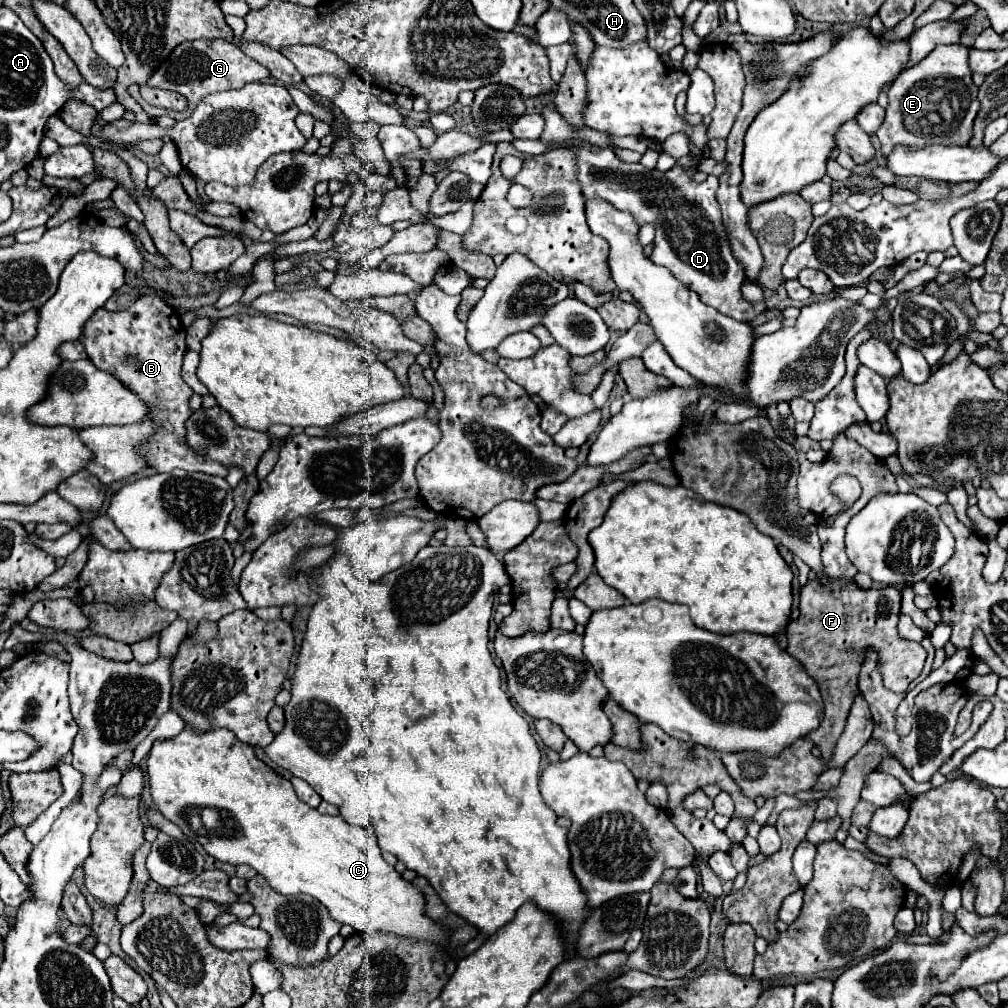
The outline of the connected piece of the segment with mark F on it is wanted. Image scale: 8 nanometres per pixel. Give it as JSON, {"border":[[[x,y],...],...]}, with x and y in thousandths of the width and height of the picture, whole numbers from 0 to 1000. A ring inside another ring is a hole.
{"border":[[[821,572],[817,578],[813,574],[808,574],[796,582],[794,612],[782,620],[780,632],[782,632],[782,648],[798,660],[798,664],[802,666],[802,670],[806,670],[806,674],[810,674],[817,689],[817,713],[810,725],[800,729],[800,733],[806,733],[808,739],[813,741],[817,757],[821,757],[821,753],[825,751],[829,733],[837,725],[843,701],[851,689],[851,668],[853,660],[859,654],[859,644],[867,644],[871,648],[873,670],[877,674],[879,684],[885,684],[887,688],[897,688],[901,684],[901,678],[913,670],[919,656],[919,646],[915,640],[907,640],[891,632],[889,626],[891,610],[893,610],[893,586],[889,586],[887,582],[853,584],[847,574],[831,574],[831,572]]]}

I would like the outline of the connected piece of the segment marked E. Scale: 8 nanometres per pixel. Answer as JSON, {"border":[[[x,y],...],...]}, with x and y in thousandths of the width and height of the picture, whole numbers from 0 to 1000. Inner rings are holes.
{"border":[[[933,45],[929,47],[919,59],[915,59],[913,63],[909,63],[907,66],[903,66],[901,70],[895,70],[893,76],[889,78],[889,82],[885,82],[883,90],[881,90],[881,108],[879,108],[879,118],[871,130],[871,138],[875,142],[873,152],[877,156],[881,156],[887,148],[887,144],[899,144],[905,148],[915,148],[921,144],[960,144],[962,136],[964,136],[964,124],[968,118],[968,112],[972,108],[972,102],[968,98],[968,90],[970,86],[964,82],[964,70],[960,66],[960,49],[956,45]],[[942,104],[944,108],[944,116],[937,114]]]}

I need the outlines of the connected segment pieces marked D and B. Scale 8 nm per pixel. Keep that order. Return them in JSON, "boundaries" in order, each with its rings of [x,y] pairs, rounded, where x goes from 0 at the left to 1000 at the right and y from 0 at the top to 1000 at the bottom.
{"boundaries":[[[[569,144],[567,152],[571,156],[571,178],[575,180],[581,197],[601,197],[631,213],[637,223],[651,223],[649,249],[645,257],[667,269],[671,277],[692,289],[694,297],[704,305],[716,309],[718,313],[744,320],[760,309],[760,303],[746,303],[738,299],[734,283],[740,277],[738,265],[728,257],[722,233],[716,223],[714,203],[710,201],[712,176],[704,174],[698,182],[685,178],[675,164],[657,172],[651,168],[641,168],[635,162],[619,162],[613,158],[607,146],[595,144]]],[[[143,293],[131,305],[119,311],[111,311],[99,305],[83,322],[79,340],[85,344],[89,358],[97,366],[111,370],[151,402],[151,416],[157,422],[157,430],[143,443],[143,453],[149,463],[153,463],[157,469],[183,465],[224,473],[226,463],[206,455],[200,449],[194,449],[185,439],[185,418],[190,412],[187,396],[192,388],[179,374],[179,364],[185,350],[183,334],[185,330],[179,320],[179,313],[159,295]]]]}

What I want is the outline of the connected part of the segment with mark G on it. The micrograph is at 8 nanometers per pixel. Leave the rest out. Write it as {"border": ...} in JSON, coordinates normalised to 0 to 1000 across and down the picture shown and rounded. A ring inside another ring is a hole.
{"border":[[[214,39],[210,43],[202,43],[202,41],[188,41],[188,43],[181,43],[177,45],[171,55],[167,57],[167,61],[163,64],[159,64],[159,68],[147,78],[147,86],[157,86],[157,88],[165,88],[165,90],[173,90],[185,96],[187,106],[185,110],[171,110],[171,108],[163,108],[163,106],[153,106],[153,104],[145,104],[145,100],[141,100],[139,94],[139,86],[137,84],[129,84],[127,92],[141,104],[141,108],[151,116],[161,116],[163,112],[173,116],[173,118],[183,118],[187,116],[194,102],[208,92],[216,92],[216,90],[224,90],[224,88],[238,88],[244,82],[252,82],[252,80],[260,80],[268,74],[268,70],[258,64],[256,61],[248,59],[244,53],[240,53],[236,47],[232,47],[230,43],[222,43],[220,39]]]}

